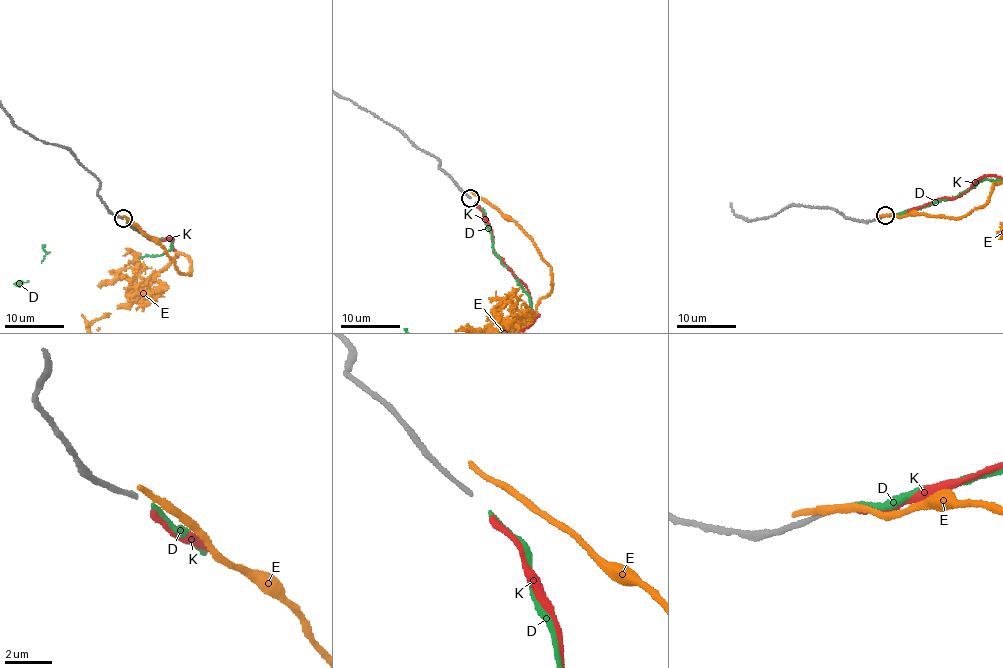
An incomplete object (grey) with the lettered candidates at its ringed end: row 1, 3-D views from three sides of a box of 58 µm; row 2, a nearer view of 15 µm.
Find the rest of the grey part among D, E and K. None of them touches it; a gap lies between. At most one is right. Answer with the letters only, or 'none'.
D

